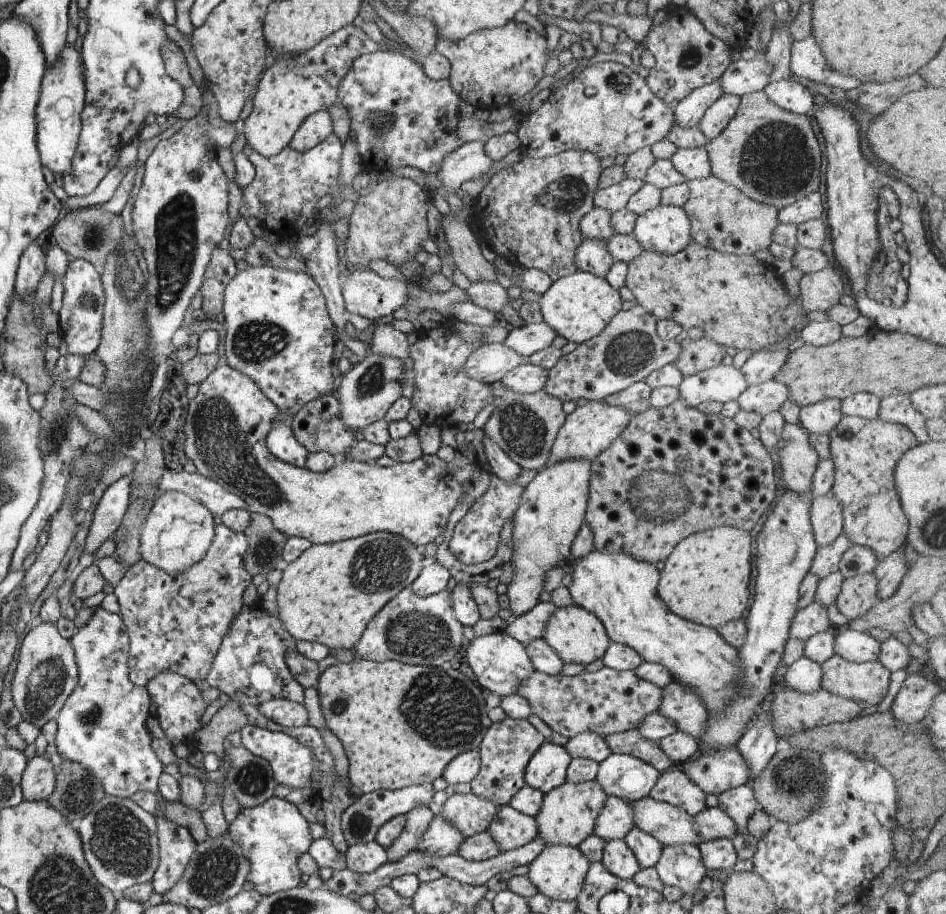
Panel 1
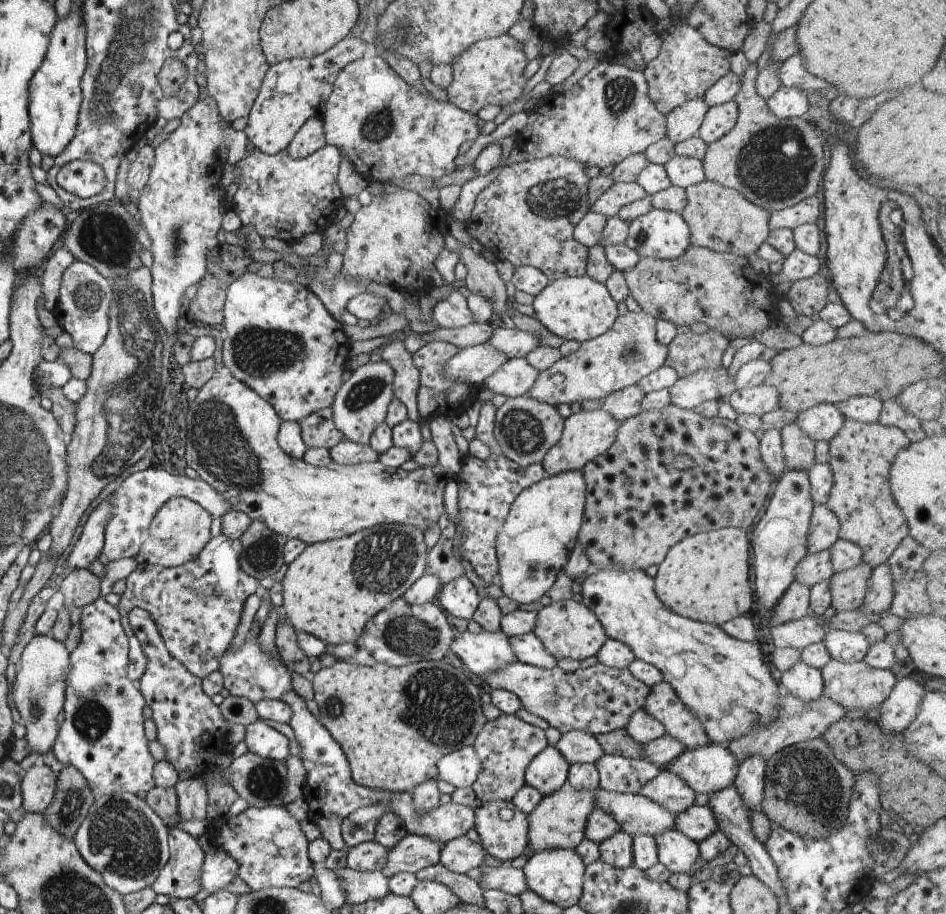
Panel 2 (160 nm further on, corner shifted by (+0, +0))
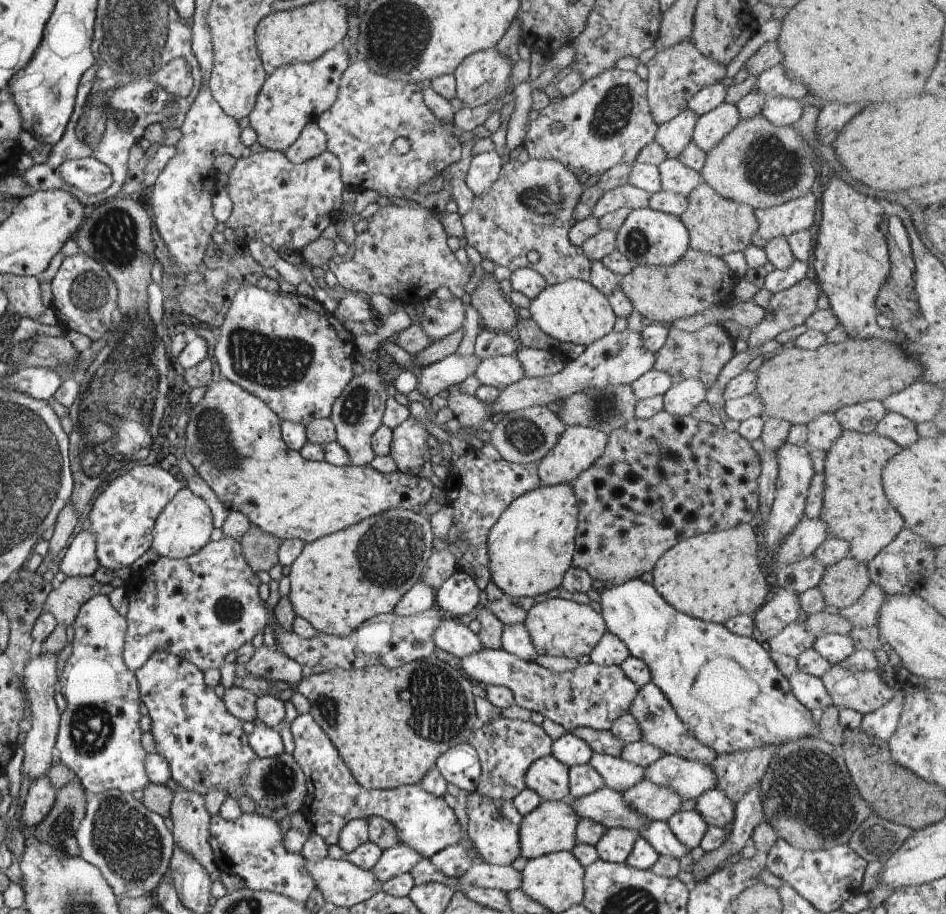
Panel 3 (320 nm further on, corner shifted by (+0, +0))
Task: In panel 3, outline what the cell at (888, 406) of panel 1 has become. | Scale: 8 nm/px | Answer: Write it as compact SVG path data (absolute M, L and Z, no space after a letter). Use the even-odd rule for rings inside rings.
M886 411L886 414L883 414L874 432L891 438L902 449L912 446L919 439L915 422L894 411Z

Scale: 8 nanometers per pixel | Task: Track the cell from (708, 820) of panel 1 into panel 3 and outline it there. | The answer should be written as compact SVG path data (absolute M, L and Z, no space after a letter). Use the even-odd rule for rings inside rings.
M696 810L676 812L674 816L667 821L670 831L684 844L690 851L699 847L700 842L706 834L709 825L702 818L700 812Z

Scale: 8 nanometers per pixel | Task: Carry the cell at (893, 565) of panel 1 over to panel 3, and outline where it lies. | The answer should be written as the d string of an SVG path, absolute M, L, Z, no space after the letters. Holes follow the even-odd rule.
M872 581L862 597L852 606L840 610L840 616L850 620L852 627L867 628L878 624L880 610L884 606L886 593L884 588Z

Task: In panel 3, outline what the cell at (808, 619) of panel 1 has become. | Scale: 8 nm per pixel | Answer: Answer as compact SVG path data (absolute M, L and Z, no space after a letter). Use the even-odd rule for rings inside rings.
M803 619L788 624L782 632L769 640L771 653L798 657L802 652L813 649L817 637L806 630Z

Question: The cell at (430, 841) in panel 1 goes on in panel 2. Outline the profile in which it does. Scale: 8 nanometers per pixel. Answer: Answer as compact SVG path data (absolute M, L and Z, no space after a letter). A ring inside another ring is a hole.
M408 834L397 846L390 849L388 862L381 872L388 878L400 872L416 875L425 867L439 863L442 848L442 842L430 840L426 836Z

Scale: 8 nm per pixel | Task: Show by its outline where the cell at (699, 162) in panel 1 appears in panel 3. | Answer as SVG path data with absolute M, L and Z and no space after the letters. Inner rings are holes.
M676 158L667 159L658 167L661 187L664 191L671 191L684 197L688 197L702 182L701 174L684 166Z

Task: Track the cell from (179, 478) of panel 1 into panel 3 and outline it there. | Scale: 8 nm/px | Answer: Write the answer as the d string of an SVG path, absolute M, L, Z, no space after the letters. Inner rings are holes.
M156 464L136 466L114 478L104 488L104 492L94 500L89 522L86 525L96 534L98 540L96 555L99 566L116 571L138 560L150 548L150 544L153 544L156 518L160 517L166 504L169 504L170 500L186 487L185 481L176 480L172 474Z

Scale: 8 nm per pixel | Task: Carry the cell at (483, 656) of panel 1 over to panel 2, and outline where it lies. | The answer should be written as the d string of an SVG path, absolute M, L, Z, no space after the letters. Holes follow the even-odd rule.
M468 630L462 634L456 633L450 649L480 678L484 678L490 672L498 672L517 661L510 637L502 630L483 631L480 634L472 634Z

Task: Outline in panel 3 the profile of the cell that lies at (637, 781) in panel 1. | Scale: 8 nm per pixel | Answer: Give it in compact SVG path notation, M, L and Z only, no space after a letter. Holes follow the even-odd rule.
M594 753L589 764L602 776L605 787L616 790L616 792L626 792L638 782L644 780L646 768L632 764L621 757Z

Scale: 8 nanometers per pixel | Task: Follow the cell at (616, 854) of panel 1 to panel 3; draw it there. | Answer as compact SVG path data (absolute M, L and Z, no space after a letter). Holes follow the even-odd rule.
M610 828L595 845L599 859L612 863L626 863L639 834L626 828Z

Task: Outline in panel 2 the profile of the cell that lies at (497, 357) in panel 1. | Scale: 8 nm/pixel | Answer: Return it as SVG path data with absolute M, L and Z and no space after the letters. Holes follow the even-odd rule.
M487 343L460 349L446 364L446 375L450 380L484 384L484 380L500 370L509 357Z

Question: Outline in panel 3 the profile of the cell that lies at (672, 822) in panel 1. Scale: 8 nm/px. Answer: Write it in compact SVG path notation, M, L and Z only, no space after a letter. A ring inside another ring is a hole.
M603 787L601 790L582 798L569 797L568 799L572 810L580 818L594 820L608 829L626 828L640 834L640 830L646 824L652 824L650 818L638 814L636 810L632 810L624 802L622 792L616 792L609 787Z

